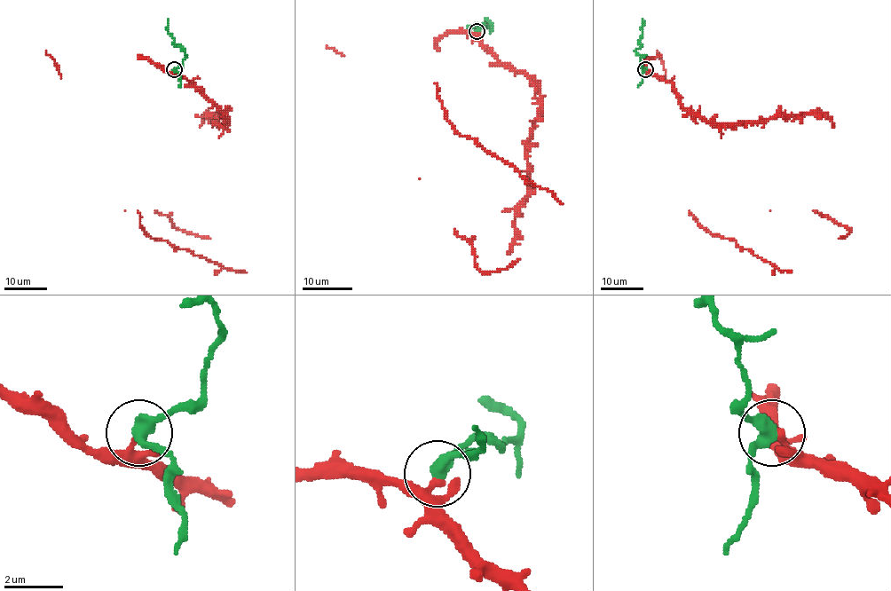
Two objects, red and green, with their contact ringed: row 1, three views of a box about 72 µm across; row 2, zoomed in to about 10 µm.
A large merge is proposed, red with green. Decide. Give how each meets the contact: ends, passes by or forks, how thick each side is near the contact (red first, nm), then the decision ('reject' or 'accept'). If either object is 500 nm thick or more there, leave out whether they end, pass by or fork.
red ends; green passes by; calibres 260 and 400 nm; reject

